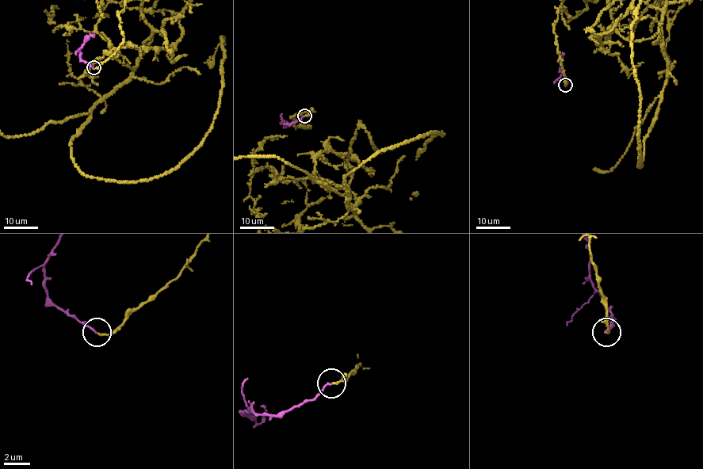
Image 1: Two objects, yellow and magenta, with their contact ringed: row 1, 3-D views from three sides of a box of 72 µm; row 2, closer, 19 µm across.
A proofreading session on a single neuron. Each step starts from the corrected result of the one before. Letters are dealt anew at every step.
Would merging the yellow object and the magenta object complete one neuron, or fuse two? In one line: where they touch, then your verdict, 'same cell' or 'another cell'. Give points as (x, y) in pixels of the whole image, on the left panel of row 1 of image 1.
(93, 67) | same cell

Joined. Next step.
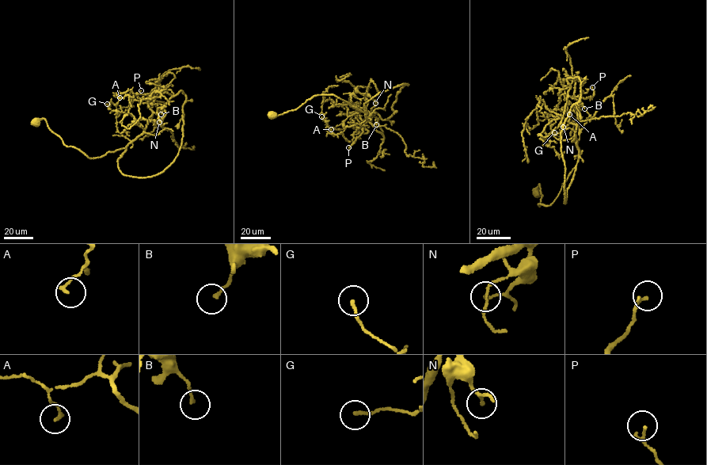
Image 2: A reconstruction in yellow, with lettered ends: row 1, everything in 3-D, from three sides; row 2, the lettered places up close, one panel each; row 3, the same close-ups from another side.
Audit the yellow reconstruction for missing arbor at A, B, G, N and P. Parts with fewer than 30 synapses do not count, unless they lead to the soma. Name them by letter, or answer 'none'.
none

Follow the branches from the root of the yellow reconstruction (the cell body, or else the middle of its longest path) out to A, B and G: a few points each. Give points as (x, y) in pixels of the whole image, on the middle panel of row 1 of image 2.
A: (271, 116), (294, 110), (320, 94), (336, 96), (364, 112), (366, 119), (360, 123), (334, 136), (331, 129)
B: (271, 116), (332, 94), (370, 115), (353, 128), (367, 132), (372, 112), (376, 124)
G: (271, 116), (294, 110), (315, 96), (332, 94), (366, 119), (335, 135), (326, 131), (321, 116)

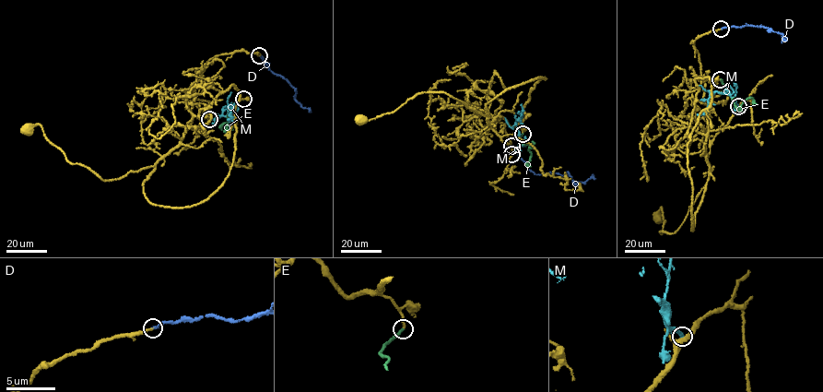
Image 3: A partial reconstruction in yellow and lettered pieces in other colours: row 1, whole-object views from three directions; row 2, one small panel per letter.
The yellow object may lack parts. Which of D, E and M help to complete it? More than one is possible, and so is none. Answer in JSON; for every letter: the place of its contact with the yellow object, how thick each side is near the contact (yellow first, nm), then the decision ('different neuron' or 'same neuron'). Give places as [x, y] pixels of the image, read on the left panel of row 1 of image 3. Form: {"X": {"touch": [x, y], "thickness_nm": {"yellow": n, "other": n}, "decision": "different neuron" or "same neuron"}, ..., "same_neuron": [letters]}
{"D": {"touch": [259, 55], "thickness_nm": {"yellow": 170, "other": 190}, "decision": "same neuron"}, "E": {"touch": [243, 99], "thickness_nm": {"yellow": 150, "other": 200}, "decision": "same neuron"}, "M": {"touch": [209, 119], "thickness_nm": {"yellow": 320, "other": 300}, "decision": "different neuron"}, "same_neuron": ["D", "E"]}

